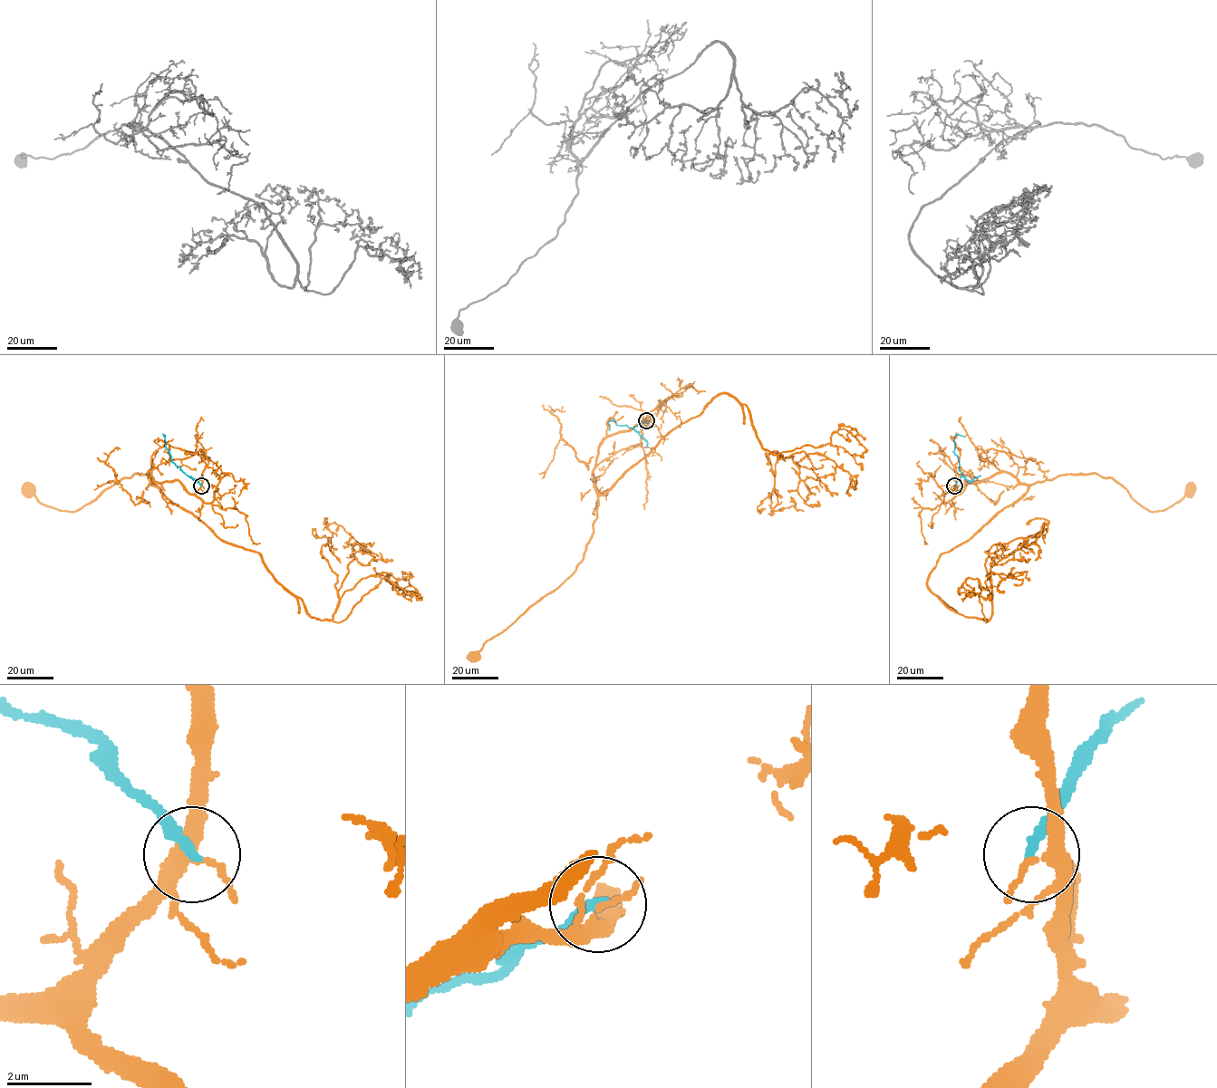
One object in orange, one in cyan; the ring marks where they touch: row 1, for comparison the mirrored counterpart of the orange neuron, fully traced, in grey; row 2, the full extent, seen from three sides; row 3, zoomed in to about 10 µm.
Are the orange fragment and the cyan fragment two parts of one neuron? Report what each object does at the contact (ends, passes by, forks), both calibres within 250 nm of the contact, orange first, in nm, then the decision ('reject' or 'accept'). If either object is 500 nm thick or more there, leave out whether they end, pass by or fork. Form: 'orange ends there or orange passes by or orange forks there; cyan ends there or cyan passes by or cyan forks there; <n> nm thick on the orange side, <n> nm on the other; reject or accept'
orange forks there; cyan ends there; 240 nm thick on the orange side, 220 nm on the other; reject

